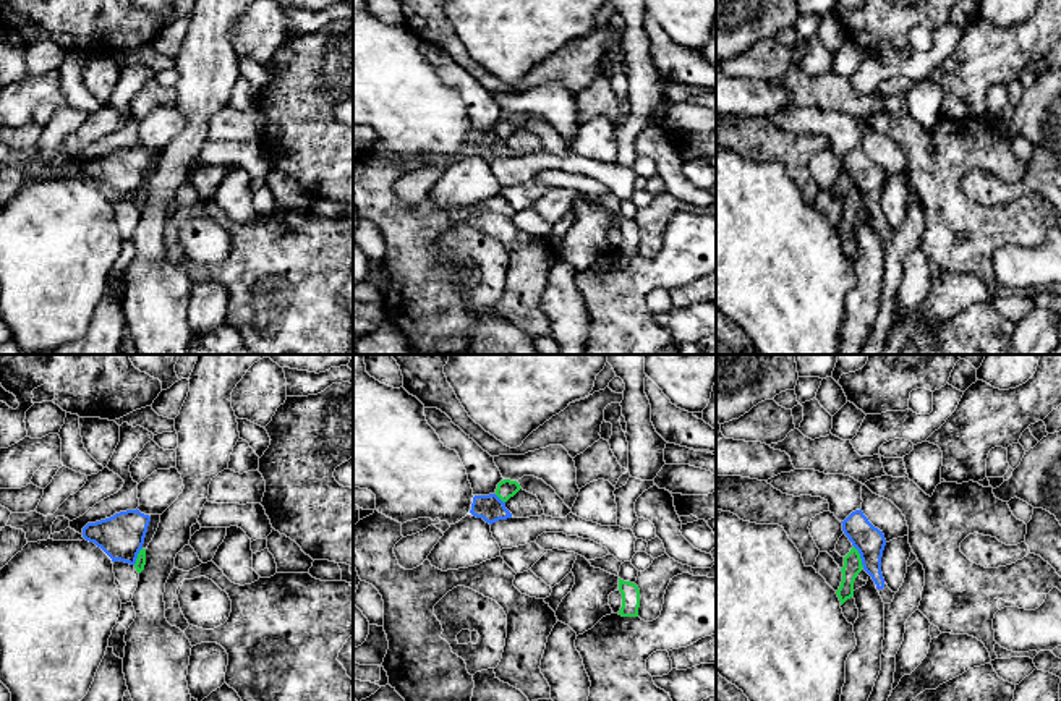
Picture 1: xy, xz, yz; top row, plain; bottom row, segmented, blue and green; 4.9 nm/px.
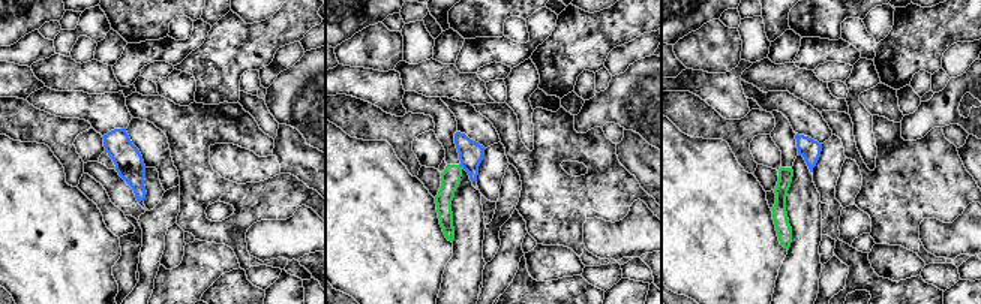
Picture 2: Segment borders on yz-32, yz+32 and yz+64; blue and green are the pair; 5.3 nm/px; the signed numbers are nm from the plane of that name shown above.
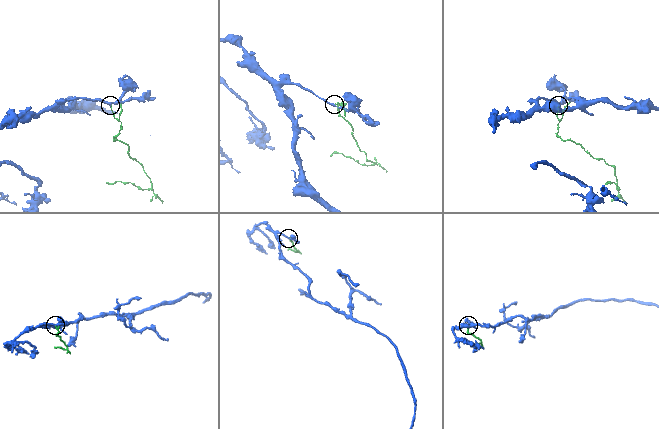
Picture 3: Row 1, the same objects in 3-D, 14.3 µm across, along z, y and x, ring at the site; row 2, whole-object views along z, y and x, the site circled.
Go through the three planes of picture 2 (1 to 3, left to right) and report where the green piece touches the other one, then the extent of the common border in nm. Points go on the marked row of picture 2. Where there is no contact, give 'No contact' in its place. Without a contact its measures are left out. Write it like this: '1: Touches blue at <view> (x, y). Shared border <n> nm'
1: No contact
2: No contact
3: No contact

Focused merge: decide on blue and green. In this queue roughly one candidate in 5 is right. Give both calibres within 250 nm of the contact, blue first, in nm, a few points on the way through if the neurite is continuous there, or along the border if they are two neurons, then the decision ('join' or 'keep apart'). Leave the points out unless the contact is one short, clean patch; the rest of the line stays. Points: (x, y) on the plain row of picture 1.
150 nm thick on the blue side, 100 nm on the other; border along yz (854, 183), (864, 204); keep apart

